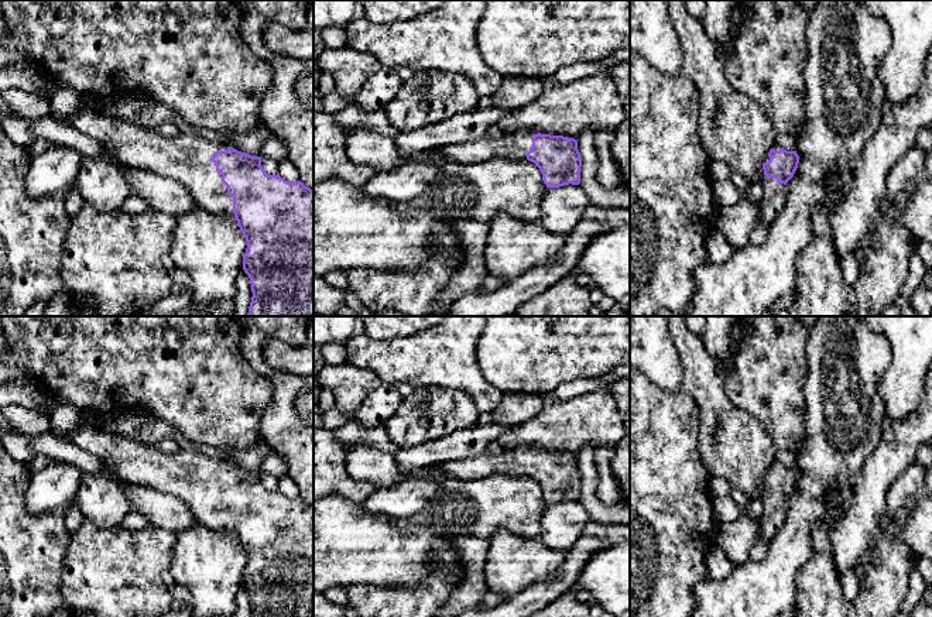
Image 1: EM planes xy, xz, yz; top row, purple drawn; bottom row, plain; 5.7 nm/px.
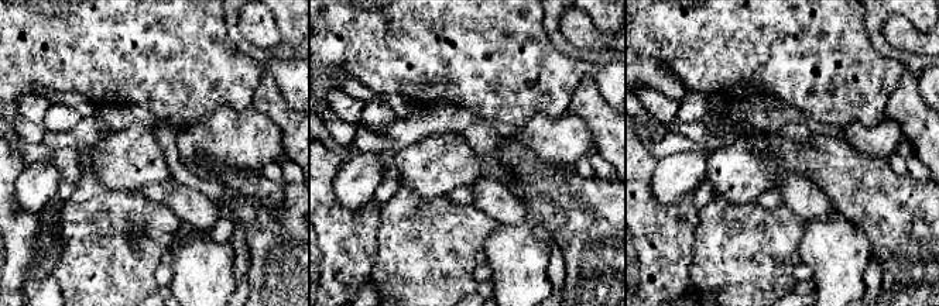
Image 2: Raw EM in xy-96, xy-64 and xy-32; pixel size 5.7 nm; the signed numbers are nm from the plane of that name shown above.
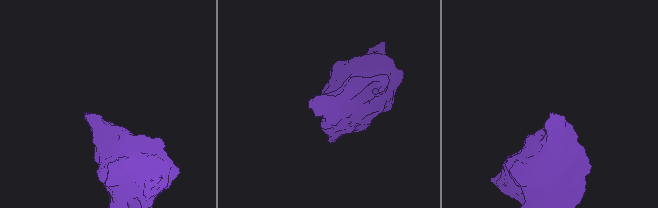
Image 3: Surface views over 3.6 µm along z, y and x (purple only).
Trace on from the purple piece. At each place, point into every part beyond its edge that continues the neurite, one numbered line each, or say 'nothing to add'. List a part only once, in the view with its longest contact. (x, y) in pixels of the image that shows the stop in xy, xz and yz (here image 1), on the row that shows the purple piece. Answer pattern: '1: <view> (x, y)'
1: xy (187, 157)

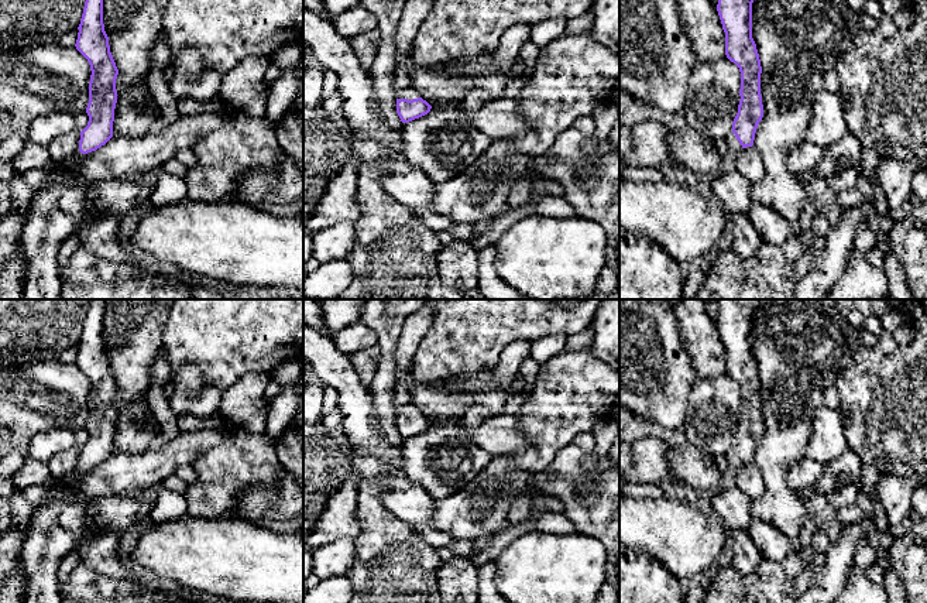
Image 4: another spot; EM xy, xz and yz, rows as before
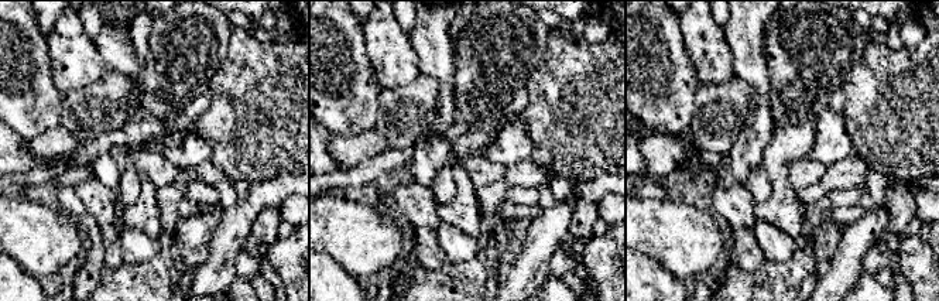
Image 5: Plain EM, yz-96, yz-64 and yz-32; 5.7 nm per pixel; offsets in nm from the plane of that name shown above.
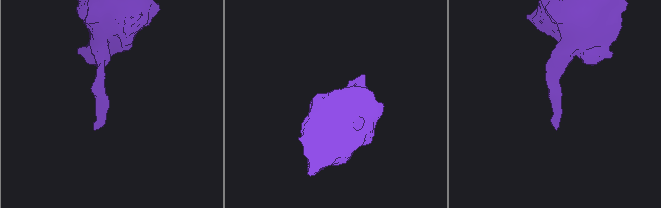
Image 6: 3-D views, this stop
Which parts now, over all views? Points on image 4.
1: xz (409, 93)

